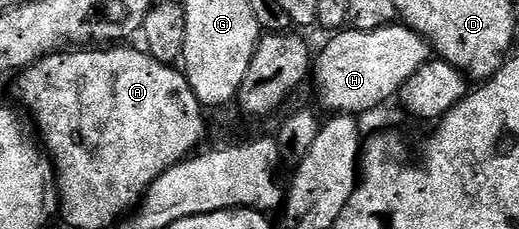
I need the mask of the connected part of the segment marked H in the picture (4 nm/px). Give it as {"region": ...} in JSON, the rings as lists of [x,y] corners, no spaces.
{"region":[[[392,22],[387,27],[360,32],[356,30],[339,30],[327,44],[323,53],[318,53],[313,64],[313,84],[315,92],[319,95],[319,104],[328,108],[331,114],[360,114],[371,112],[374,108],[382,106],[386,100],[391,100],[402,93],[405,82],[421,70],[423,64],[432,59],[433,49],[419,33],[399,22]]]}

